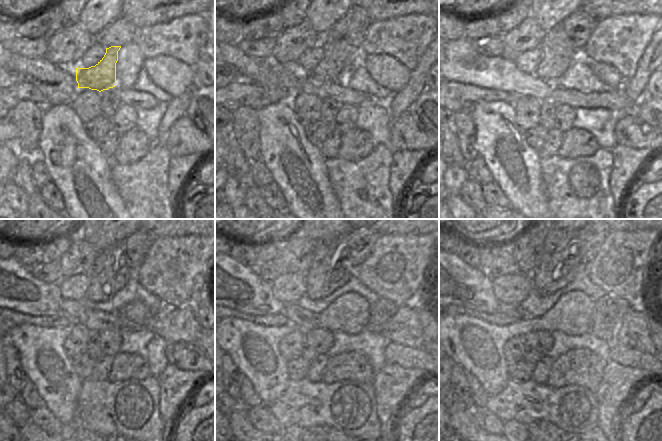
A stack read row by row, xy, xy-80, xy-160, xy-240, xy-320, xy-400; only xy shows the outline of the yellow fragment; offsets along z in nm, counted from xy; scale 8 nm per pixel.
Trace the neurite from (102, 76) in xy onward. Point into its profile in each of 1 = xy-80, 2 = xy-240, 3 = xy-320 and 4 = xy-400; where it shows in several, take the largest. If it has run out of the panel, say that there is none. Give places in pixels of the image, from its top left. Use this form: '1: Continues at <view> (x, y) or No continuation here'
1: Continues at xy-80 (332, 67)
2: Continues at xy-240 (107, 275)
3: Continues at xy-320 (331, 272)
4: Continues at xy-400 (560, 262).

